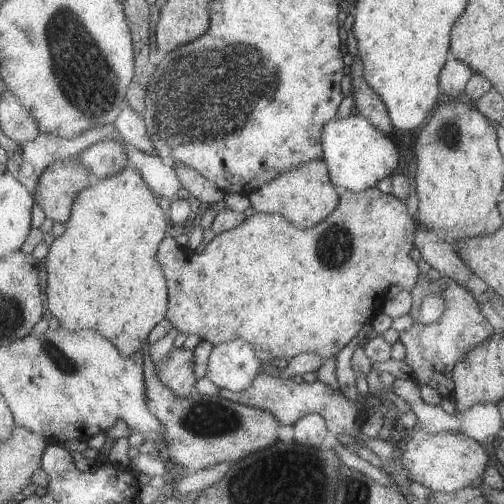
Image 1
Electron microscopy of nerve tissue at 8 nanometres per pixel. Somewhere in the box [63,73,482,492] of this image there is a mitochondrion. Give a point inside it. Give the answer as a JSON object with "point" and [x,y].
{"point":[205,419]}

